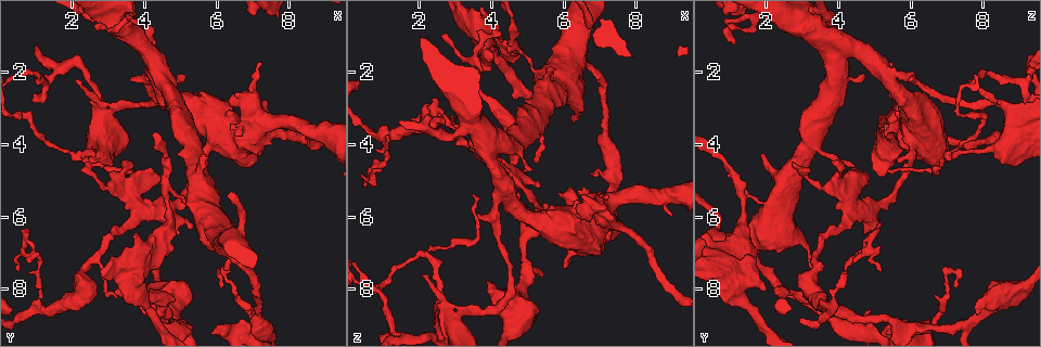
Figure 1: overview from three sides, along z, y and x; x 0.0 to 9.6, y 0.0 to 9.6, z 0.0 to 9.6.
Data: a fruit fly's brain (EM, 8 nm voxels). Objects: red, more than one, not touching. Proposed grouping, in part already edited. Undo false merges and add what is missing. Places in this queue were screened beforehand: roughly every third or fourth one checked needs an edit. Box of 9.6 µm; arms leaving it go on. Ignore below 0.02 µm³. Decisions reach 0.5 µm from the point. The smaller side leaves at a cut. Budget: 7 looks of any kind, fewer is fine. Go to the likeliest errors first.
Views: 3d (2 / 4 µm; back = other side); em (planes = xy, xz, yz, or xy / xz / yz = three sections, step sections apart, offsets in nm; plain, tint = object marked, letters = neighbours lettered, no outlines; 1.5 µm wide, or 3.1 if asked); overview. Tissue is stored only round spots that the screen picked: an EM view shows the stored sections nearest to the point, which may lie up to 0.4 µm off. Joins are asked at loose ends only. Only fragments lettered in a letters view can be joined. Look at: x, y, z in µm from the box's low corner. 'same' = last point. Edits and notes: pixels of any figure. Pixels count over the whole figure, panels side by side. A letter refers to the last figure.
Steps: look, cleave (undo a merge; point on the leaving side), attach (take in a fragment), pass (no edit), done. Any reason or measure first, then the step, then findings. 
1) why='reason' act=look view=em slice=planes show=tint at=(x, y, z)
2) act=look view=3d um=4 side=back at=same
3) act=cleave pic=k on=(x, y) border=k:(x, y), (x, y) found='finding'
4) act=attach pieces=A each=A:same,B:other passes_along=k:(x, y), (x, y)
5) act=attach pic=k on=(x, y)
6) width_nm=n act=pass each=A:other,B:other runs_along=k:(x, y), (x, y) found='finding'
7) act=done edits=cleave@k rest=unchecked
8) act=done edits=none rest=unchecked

why='stops while still wide' act=look view=3d um=4 at=(6.80, 8.80, 5.85)

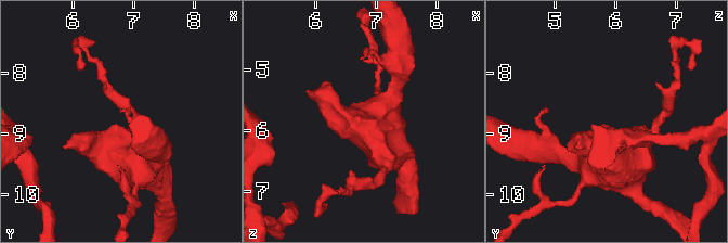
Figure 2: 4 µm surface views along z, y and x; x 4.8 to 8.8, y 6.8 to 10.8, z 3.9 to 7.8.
act=look view=em slice=xy step=4 show=letters at=(6.75, 8.85, 5.75)

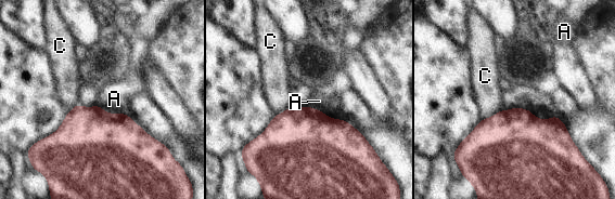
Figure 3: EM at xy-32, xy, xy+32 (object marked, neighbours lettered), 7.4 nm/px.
act=look view=em slice=planes show=letters at=same

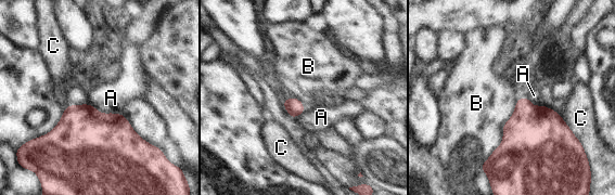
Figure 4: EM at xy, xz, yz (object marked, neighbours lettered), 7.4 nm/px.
act=pass each=A:other,B:other,C:other border=4:(516, 100), (500, 144), (479, 165) found='no lettered fragment goes on from it'

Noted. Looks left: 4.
act=look view=em slice=planes show=letters at=(3.15, 8.00, 2.30)

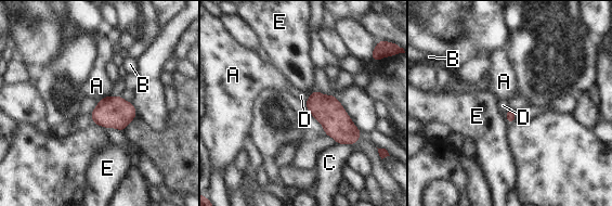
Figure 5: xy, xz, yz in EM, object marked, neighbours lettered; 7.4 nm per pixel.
act=pass each=A:other,B:other,C:other,D:other,E:other border=5:(311, 92), (303, 102) found='no lettered fragment goes on from it'

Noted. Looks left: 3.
why='long arm stops here' act=look view=em slice=planes show=letters at=(6.10, 7.95, 7.25)

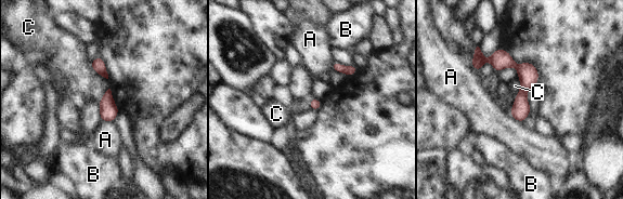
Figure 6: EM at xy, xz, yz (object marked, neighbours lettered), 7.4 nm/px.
act=pass each=A:other,B:other,C:other runs_along=6:(508, 57), (523, 74), (521, 118) found='none of them fits'

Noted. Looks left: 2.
act=done edits=none rest=unchecked

